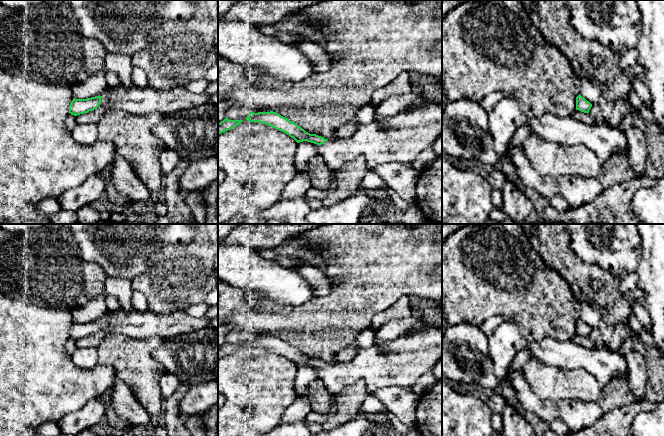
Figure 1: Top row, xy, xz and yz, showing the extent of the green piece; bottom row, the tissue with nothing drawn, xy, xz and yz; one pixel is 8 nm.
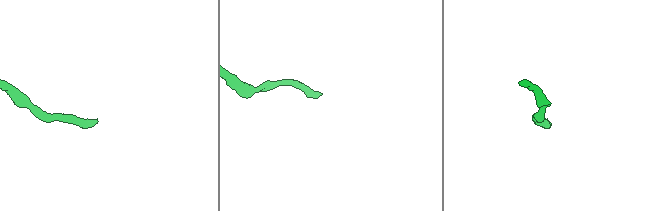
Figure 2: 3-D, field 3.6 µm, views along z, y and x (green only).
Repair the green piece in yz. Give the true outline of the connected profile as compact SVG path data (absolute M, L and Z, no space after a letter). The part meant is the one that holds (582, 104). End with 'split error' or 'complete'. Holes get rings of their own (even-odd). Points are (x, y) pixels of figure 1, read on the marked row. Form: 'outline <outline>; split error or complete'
outline M580 94L576 97L576 110L584 113L589 113L592 104L583 98Z; complete

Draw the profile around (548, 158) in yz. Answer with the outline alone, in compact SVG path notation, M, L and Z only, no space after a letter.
M531 134L522 148L532 167L544 176L596 178L601 170L597 155L584 144L565 146Z

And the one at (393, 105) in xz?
M410 92L409 94L394 96L386 99L381 104L375 106L375 118L393 116L412 106L424 106L428 102L419 94Z

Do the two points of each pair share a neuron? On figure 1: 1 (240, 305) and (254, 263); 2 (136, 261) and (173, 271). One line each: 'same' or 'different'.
1: different
2: different

